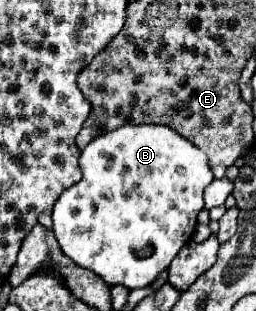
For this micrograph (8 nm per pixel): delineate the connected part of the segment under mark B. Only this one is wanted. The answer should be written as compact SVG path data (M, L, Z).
M128 124L92 140L82 150L80 168L84 178L60 194L50 214L60 250L78 266L102 276L106 284L122 284L128 290L148 286L170 266L198 224L198 212L204 208L202 192L214 178L208 156L168 126Z

